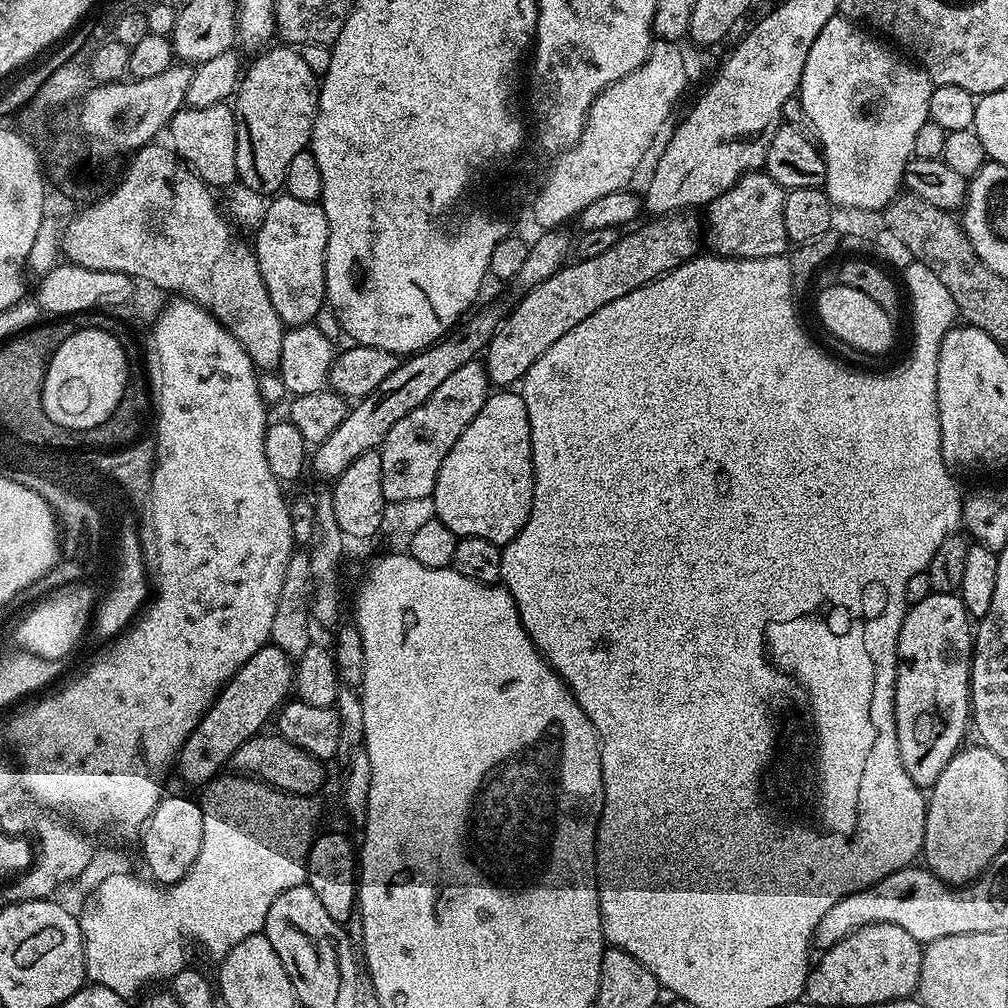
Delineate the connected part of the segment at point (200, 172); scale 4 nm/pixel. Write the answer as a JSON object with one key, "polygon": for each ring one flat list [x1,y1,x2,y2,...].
{"polygon":[[227,103,215,104,214,106,202,106,201,108,183,107,174,114,166,129,166,136,169,136,170,147,180,159,184,160,192,167,193,172,213,190,224,188,237,183,236,175,236,151,238,142,236,141,236,113]]}

